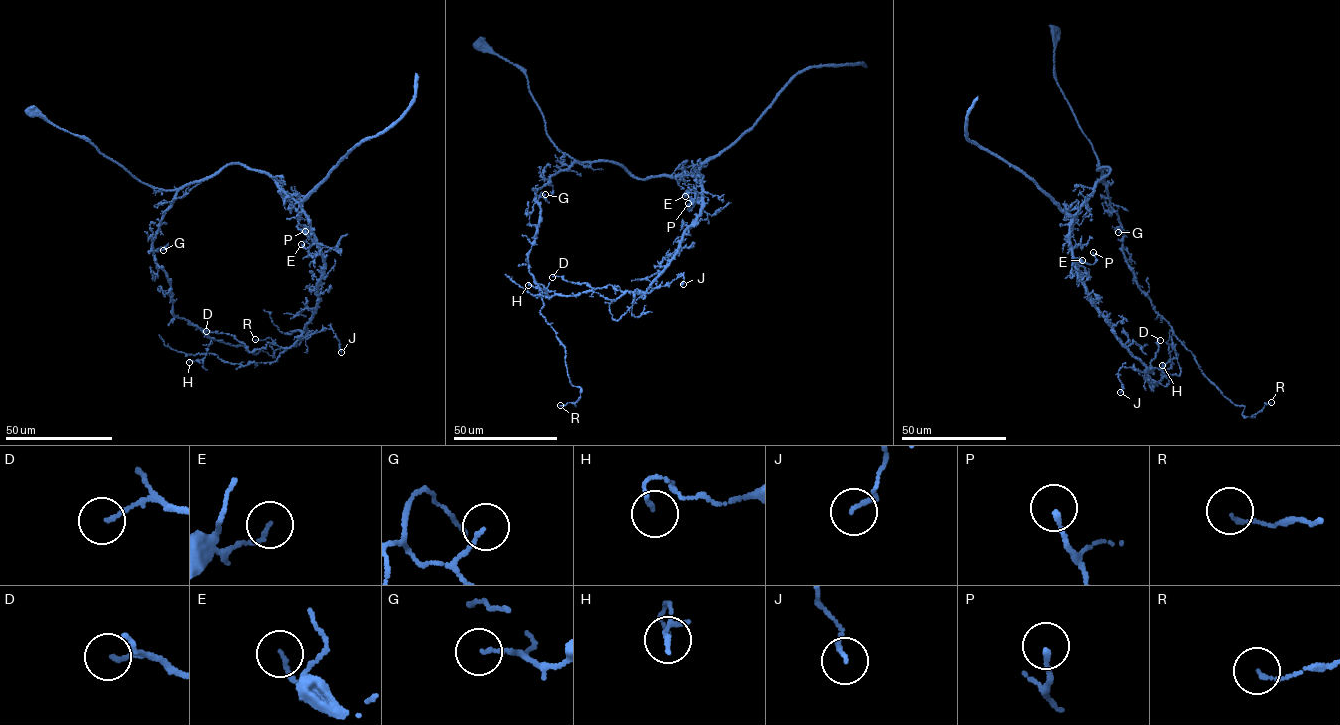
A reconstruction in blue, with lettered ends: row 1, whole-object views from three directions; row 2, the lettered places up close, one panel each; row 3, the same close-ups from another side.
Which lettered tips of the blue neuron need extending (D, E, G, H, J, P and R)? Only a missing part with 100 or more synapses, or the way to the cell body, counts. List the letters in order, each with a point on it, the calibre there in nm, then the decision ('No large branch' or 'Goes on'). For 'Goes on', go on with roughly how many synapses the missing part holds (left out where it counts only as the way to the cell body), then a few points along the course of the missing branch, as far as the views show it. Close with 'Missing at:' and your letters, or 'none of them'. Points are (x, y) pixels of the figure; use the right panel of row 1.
D: Place: (1160, 340). Thickness 130 nm. No large branch
E: Place: (1082, 260). Thickness 110 nm. No large branch
G: Place: (1118, 232). Thickness 110 nm. No large branch
H: Place: (1162, 365). Thickness 110 nm. No large branch
J: Place: (1120, 392). Thickness 130 nm. No large branch
P: Place: (1093, 252). Thickness 160 nm. No large branch
R: Place: (1271, 402). Thickness 120 nm. No large branch
Missing at: none of them

